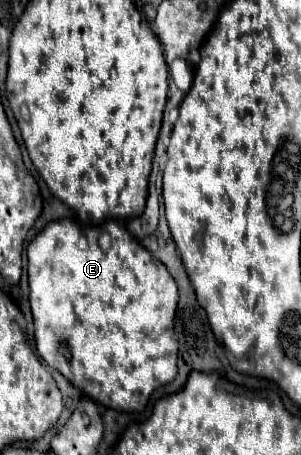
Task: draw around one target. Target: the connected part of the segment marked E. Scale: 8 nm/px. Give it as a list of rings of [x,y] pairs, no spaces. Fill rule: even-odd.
[[[67,218],[55,220],[55,222],[49,222],[33,238],[33,242],[27,248],[27,260],[29,260],[27,272],[29,272],[29,288],[31,288],[29,302],[31,302],[33,320],[35,320],[35,346],[37,346],[37,352],[41,354],[41,358],[45,360],[45,364],[49,364],[53,370],[61,372],[75,388],[79,388],[85,396],[89,396],[97,404],[103,404],[103,406],[119,410],[119,412],[141,412],[147,406],[149,396],[155,388],[165,386],[175,380],[175,376],[177,376],[177,338],[175,338],[174,322],[177,311],[177,286],[175,286],[175,280],[171,278],[171,274],[167,274],[167,268],[149,250],[145,250],[137,238],[131,238],[127,228],[119,226],[115,220],[109,220],[103,226],[93,226],[93,228],[81,226]],[[101,232],[111,234],[111,248],[107,248],[107,250],[103,250],[99,246]]]

